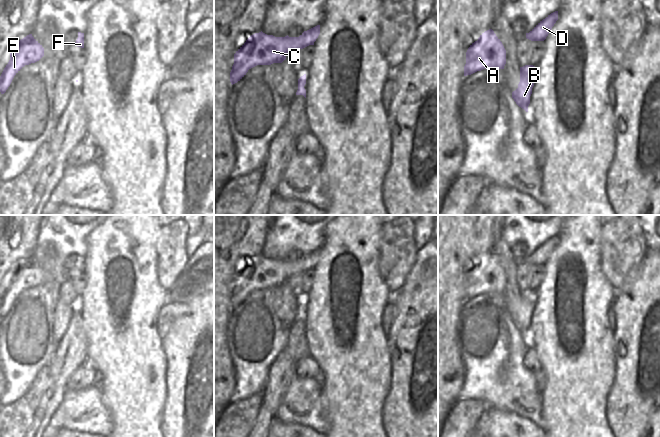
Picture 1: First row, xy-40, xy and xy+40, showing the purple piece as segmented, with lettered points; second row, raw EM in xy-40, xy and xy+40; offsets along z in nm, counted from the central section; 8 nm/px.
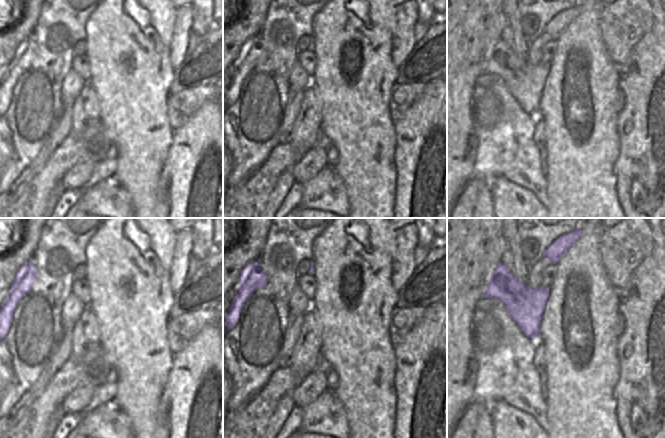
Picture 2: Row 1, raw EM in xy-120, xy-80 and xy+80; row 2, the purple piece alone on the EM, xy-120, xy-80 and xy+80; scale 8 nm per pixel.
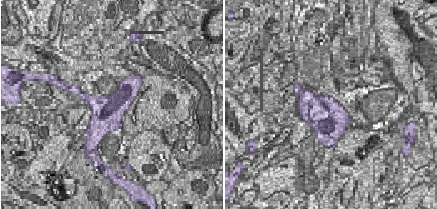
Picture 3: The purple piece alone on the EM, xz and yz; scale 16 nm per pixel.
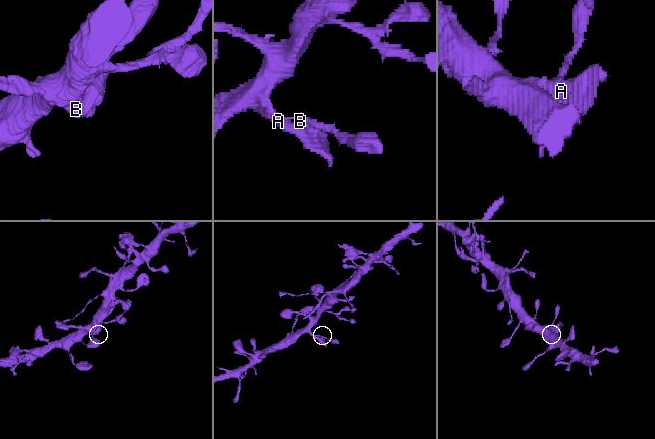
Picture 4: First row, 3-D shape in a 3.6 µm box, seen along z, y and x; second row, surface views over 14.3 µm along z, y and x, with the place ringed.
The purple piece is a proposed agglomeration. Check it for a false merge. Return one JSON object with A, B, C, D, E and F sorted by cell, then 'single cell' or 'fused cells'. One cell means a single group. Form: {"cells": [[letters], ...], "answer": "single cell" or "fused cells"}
{"cells": [["A", "B", "C", "D", "E", "F"]], "answer": "single cell"}

